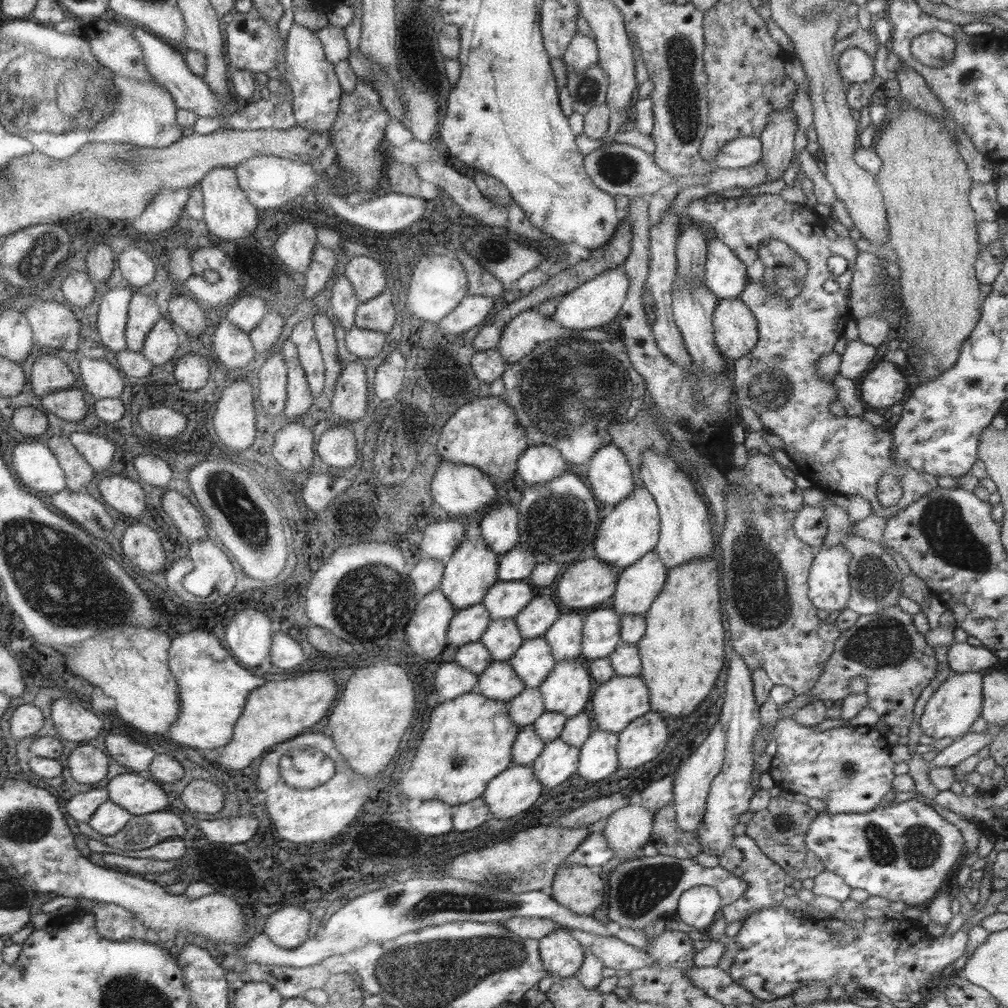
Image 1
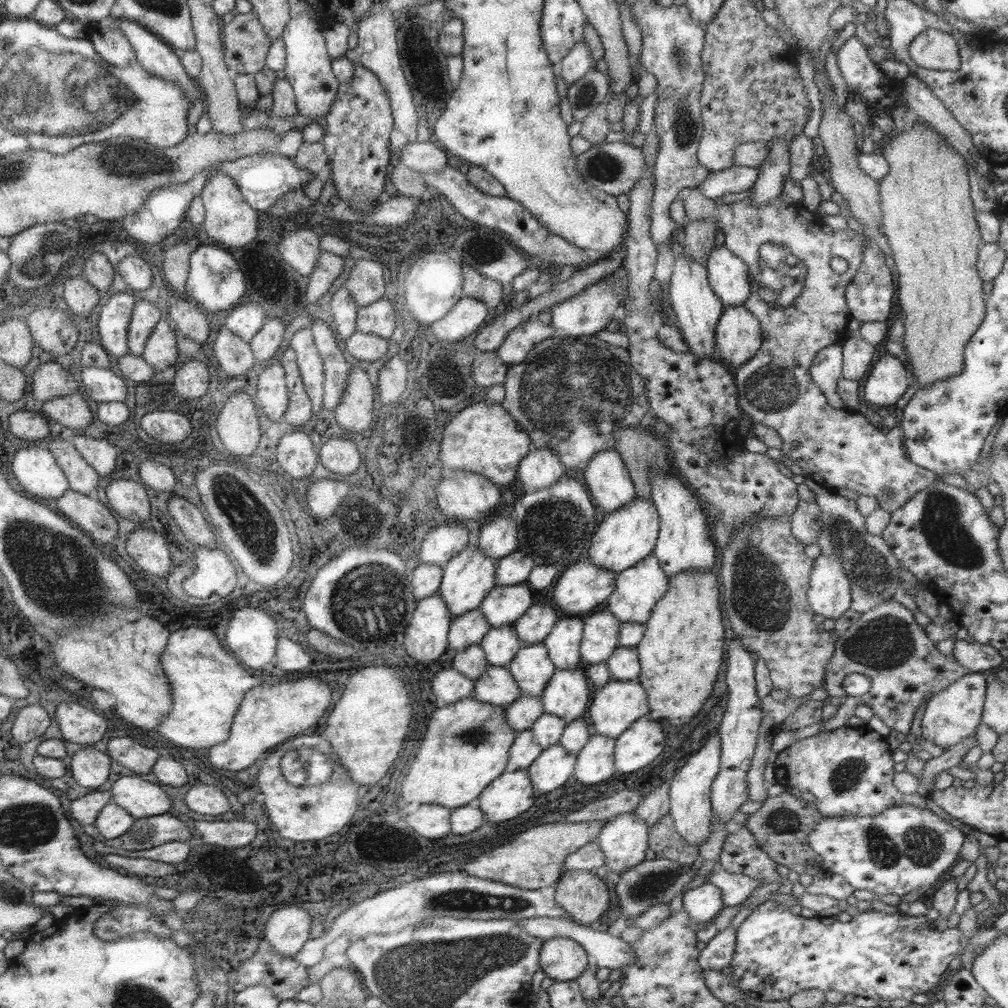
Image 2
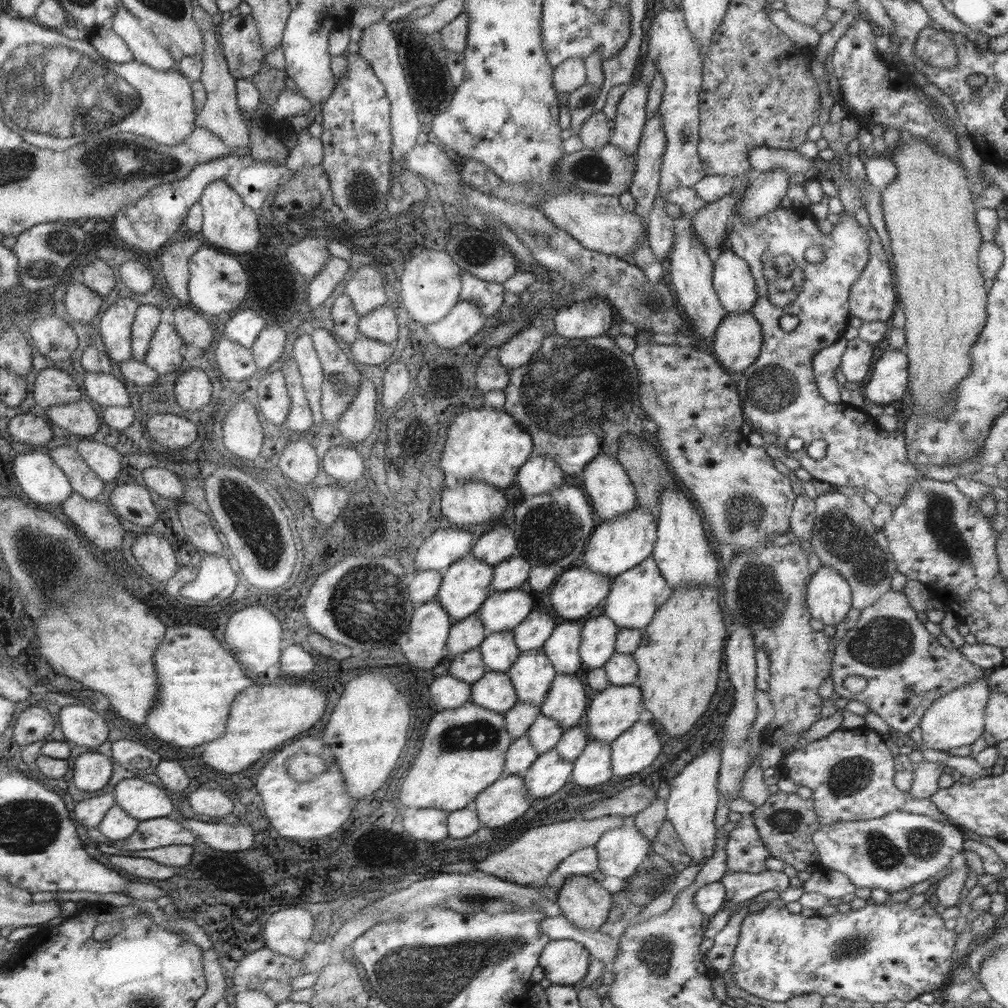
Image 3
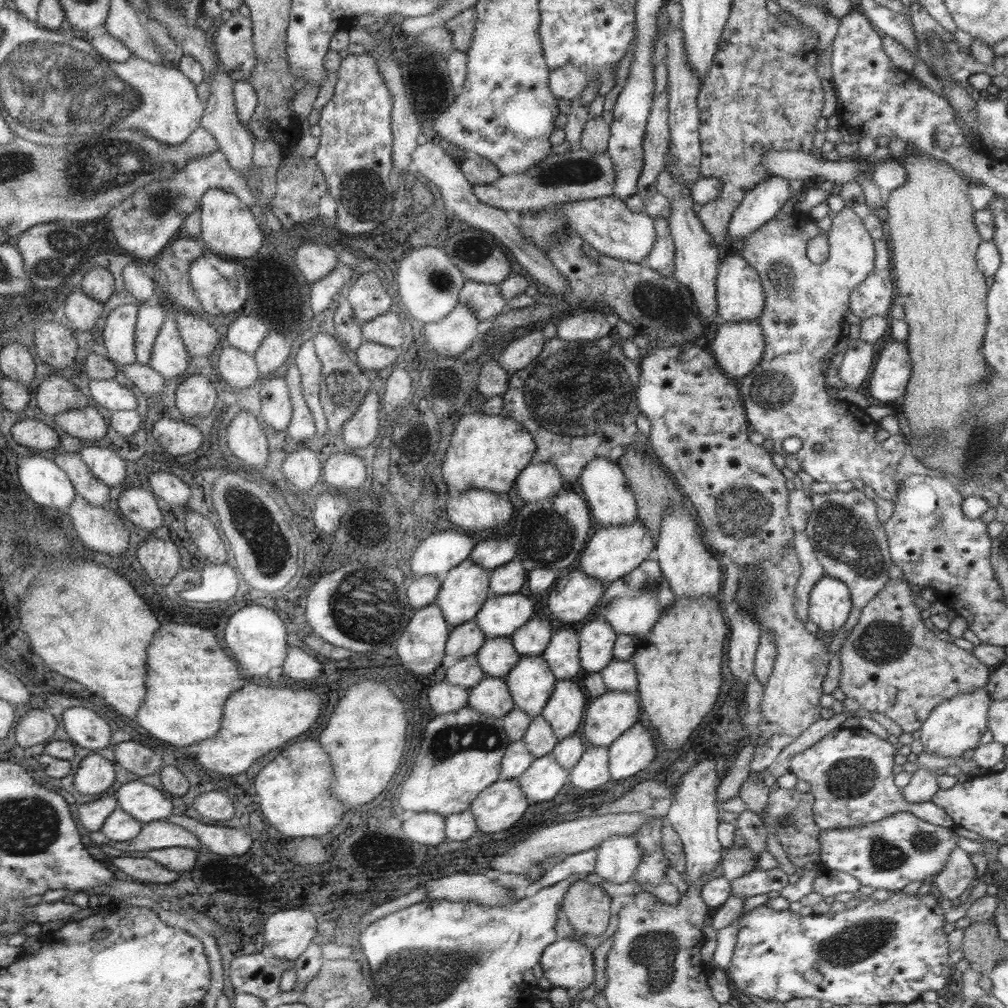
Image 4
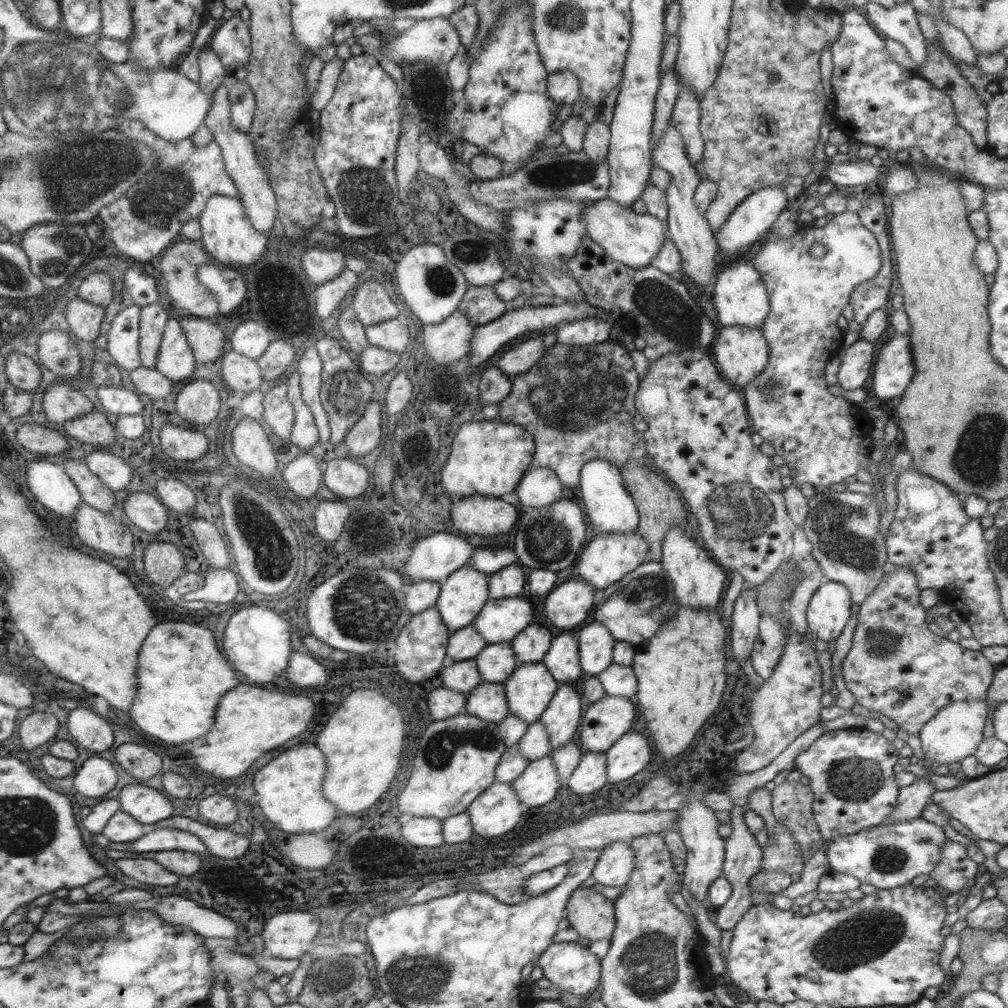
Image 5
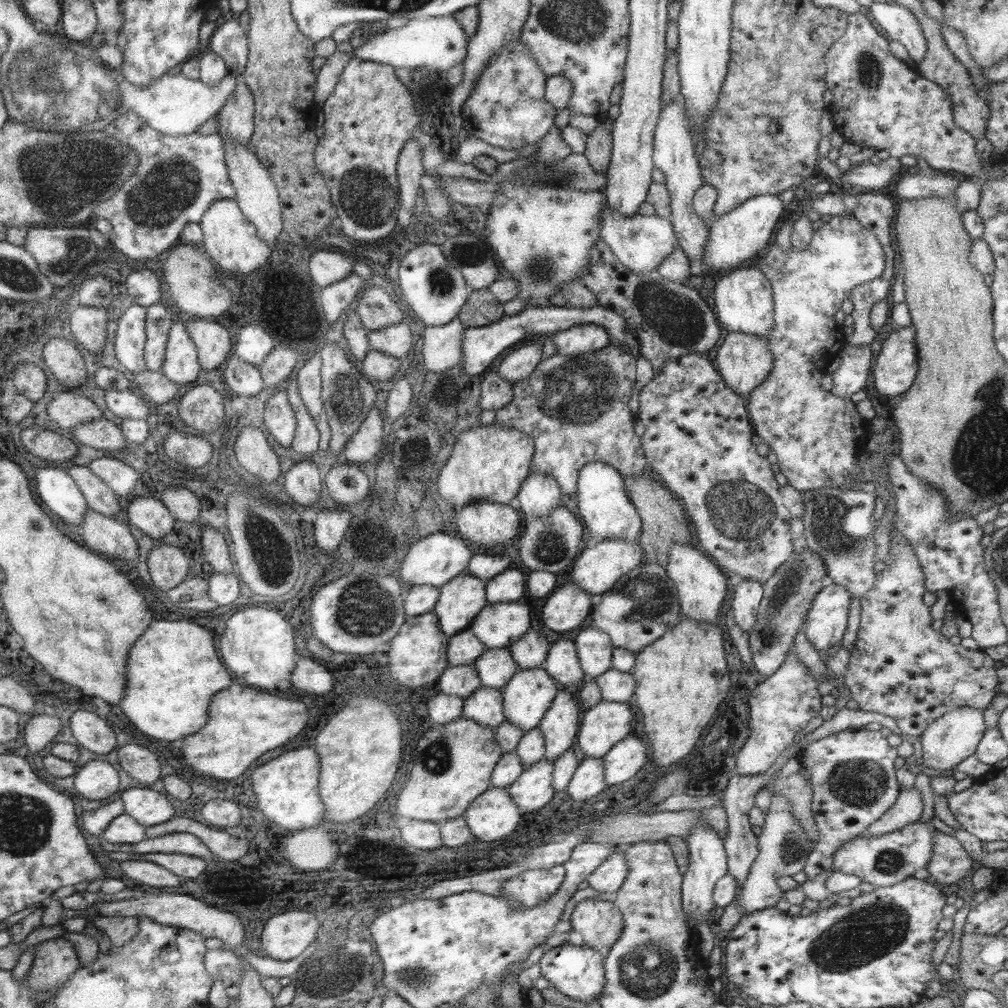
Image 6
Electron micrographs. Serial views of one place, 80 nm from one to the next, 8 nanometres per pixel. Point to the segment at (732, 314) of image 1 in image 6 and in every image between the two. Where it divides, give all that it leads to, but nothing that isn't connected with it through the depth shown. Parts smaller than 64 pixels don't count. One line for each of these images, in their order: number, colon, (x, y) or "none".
2: (737, 335)
3: (737, 340)
4: (737, 346)
5: (739, 352)
6: (742, 360)

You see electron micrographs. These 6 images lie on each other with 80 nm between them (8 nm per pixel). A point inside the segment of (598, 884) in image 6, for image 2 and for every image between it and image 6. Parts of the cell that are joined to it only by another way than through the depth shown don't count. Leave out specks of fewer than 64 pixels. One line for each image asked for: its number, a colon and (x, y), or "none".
2: (623, 839)
3: (621, 851)
4: (617, 856)
5: (614, 863)

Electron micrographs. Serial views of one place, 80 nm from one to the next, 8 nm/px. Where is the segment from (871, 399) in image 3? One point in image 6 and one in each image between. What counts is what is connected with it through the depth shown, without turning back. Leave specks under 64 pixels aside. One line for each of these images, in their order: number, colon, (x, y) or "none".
4: (892, 369)
5: (894, 368)
6: (895, 366)

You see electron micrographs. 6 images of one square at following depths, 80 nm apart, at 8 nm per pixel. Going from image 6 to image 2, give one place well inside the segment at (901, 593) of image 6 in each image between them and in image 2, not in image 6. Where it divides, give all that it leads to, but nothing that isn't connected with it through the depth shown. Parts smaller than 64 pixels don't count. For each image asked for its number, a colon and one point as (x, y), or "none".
2: (885, 644)
3: (905, 668)
4: (891, 663)
5: (895, 666)

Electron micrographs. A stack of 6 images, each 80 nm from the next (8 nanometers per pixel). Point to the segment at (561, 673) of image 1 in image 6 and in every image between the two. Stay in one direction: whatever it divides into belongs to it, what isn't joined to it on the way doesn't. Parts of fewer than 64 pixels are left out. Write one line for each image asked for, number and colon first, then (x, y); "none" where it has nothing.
2: (566, 694)
3: (566, 701)
4: (564, 708)
5: (561, 716)
6: (558, 726)

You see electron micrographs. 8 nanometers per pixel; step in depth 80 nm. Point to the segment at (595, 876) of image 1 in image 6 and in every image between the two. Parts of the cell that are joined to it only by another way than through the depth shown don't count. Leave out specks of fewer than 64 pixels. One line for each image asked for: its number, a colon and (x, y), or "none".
2: (582, 895)
3: (583, 901)
4: (585, 905)
5: (591, 915)
6: (597, 920)

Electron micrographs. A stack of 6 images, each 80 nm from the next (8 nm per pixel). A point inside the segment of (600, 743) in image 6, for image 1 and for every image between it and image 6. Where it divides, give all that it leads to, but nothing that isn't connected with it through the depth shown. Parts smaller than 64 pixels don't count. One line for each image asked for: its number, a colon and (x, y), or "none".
1: (614, 703)
2: (615, 705)
3: (613, 709)
4: (608, 715)
5: (605, 720)

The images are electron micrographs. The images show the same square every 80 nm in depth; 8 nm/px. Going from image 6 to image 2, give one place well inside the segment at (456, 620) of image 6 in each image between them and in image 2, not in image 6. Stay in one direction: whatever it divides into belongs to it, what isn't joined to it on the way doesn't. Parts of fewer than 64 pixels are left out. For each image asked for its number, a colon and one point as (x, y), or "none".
2: (468, 576)
3: (465, 585)
4: (462, 592)
5: (462, 594)

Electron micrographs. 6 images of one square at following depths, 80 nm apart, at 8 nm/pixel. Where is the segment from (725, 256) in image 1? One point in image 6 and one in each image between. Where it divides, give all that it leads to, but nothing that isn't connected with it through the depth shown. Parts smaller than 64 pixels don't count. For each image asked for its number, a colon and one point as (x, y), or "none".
2: (728, 277)
3: (732, 282)
4: (739, 295)
5: (739, 296)
6: (743, 303)

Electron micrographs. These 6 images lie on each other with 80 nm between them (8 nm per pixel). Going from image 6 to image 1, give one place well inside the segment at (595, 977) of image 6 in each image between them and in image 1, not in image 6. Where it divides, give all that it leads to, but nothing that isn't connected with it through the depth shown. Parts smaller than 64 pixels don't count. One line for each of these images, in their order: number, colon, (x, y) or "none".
1: (560, 953)
2: (562, 959)
3: (564, 962)
4: (565, 963)
5: (570, 966)

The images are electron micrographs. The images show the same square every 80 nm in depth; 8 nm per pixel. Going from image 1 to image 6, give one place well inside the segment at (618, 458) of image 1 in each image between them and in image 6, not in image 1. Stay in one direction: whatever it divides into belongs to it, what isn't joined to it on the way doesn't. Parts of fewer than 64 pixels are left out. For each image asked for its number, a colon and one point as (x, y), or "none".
2: (610, 486)
3: (610, 491)
4: (609, 498)
5: (605, 500)
6: (604, 506)

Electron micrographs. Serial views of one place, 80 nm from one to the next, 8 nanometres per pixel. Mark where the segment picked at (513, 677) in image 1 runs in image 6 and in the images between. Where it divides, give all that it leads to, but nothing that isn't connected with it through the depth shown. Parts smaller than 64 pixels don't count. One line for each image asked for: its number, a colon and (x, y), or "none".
2: (495, 686)
3: (493, 691)
4: (491, 696)
5: (486, 701)
6: (484, 705)

